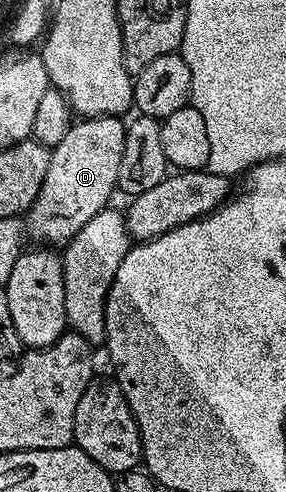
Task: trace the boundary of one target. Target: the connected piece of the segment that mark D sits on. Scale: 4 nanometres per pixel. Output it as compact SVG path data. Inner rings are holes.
M86 117L74 120L73 125L63 135L58 145L52 146L47 163L47 175L43 179L43 187L39 187L39 195L35 195L35 203L30 207L27 220L27 233L34 237L34 242L45 247L64 247L83 226L99 215L112 201L109 201L117 189L119 163L123 159L123 143L125 142L126 122L121 117Z

